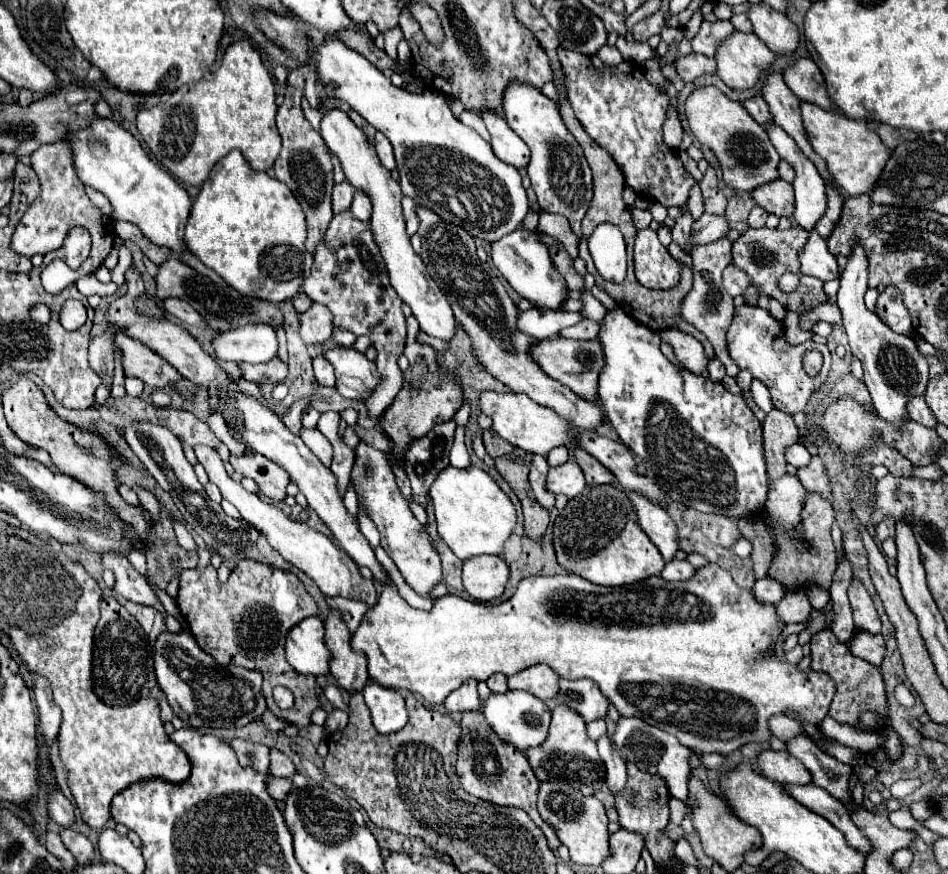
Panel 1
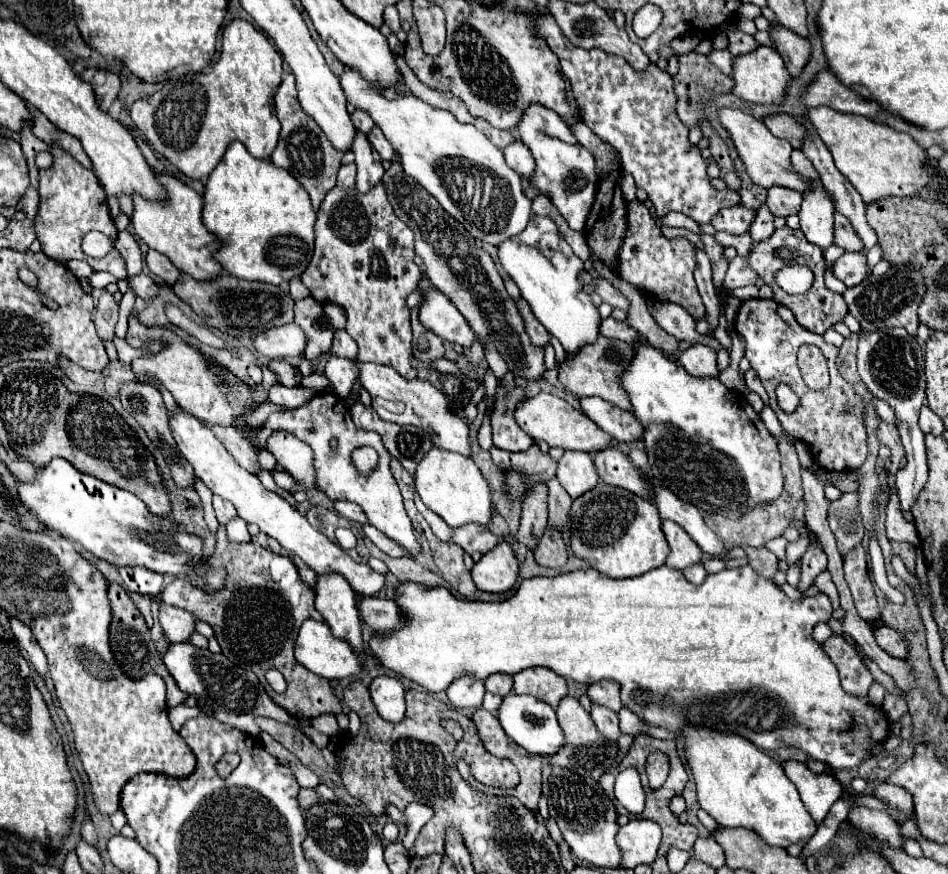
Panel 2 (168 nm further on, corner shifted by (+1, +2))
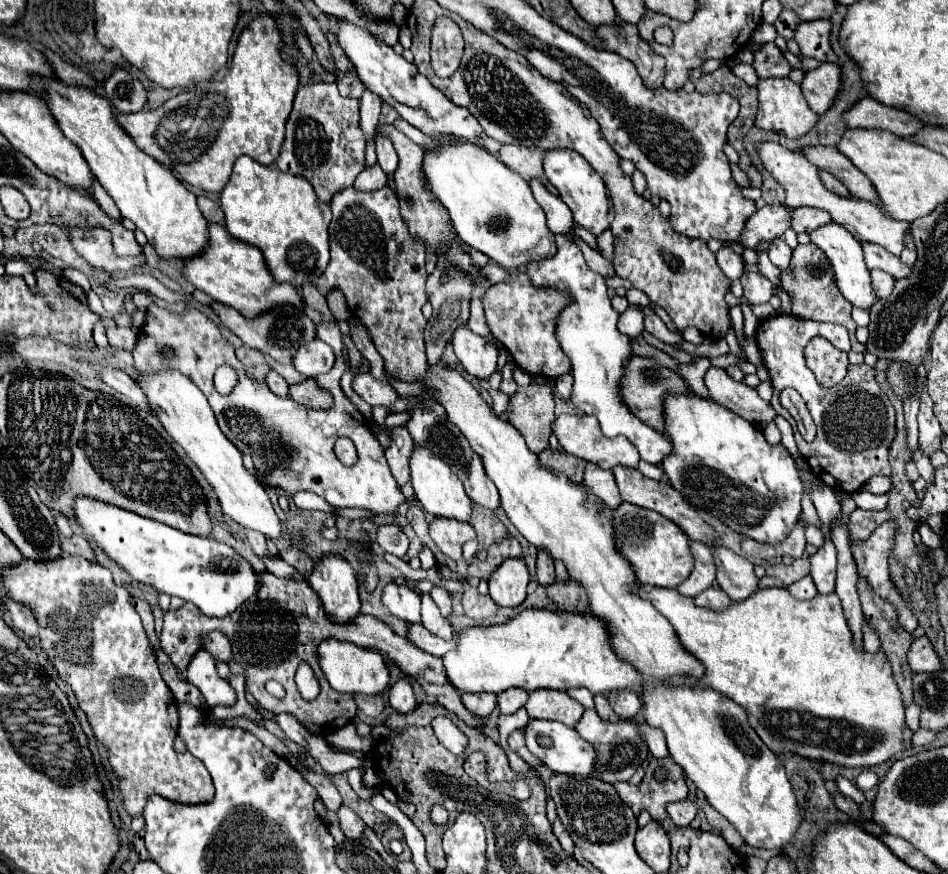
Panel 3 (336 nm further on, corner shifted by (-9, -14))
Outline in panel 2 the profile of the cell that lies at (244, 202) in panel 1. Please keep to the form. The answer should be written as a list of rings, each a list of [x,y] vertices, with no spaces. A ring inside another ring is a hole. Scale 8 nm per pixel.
[[[232,142],[224,158],[210,172],[210,178],[206,182],[206,192],[204,192],[202,220],[212,234],[224,240],[222,248],[216,254],[216,260],[222,264],[222,268],[228,274],[236,278],[258,280],[258,282],[268,282],[278,286],[282,282],[288,282],[294,276],[300,276],[310,264],[310,256],[314,252],[316,212],[310,204],[306,190],[298,184],[294,176],[290,176],[290,172],[274,166],[268,160],[254,158],[240,142]]]

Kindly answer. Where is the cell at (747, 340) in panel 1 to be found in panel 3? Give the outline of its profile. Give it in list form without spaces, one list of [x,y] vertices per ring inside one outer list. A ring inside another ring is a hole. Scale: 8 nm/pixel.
[[[778,314],[762,320],[756,330],[756,342],[760,348],[760,354],[764,358],[764,366],[770,372],[770,380],[774,386],[774,396],[770,400],[772,408],[784,416],[792,428],[796,428],[794,418],[780,406],[778,396],[780,392],[790,386],[800,392],[804,398],[816,426],[816,438],[806,444],[802,436],[794,430],[794,438],[798,444],[800,454],[812,468],[812,472],[830,488],[842,490],[842,492],[856,492],[866,480],[870,480],[876,474],[890,474],[888,466],[888,448],[894,440],[894,408],[882,392],[882,388],[874,380],[874,368],[866,364],[856,364],[848,366],[846,380],[842,380],[840,386],[836,388],[820,388],[814,374],[804,362],[804,348],[814,336],[824,336],[830,338],[830,342],[844,350],[850,352],[850,338],[848,330],[838,324],[820,324],[812,320],[802,320],[790,314]],[[868,394],[868,396],[862,396]],[[834,406],[836,408],[830,408]]]

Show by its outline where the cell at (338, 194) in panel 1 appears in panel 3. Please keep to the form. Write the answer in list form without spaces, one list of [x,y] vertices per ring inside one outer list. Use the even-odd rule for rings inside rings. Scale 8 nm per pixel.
[[[374,164],[372,168],[366,168],[360,172],[360,176],[354,182],[354,188],[362,192],[370,192],[370,190],[384,188],[386,184],[388,184],[388,176],[384,176],[384,170],[378,164]]]

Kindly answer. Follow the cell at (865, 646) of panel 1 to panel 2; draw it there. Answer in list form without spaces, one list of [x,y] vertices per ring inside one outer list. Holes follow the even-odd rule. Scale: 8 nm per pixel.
[[[880,626],[876,632],[876,642],[882,650],[886,650],[894,658],[908,658],[908,642],[904,640],[904,634],[890,628],[890,626]]]

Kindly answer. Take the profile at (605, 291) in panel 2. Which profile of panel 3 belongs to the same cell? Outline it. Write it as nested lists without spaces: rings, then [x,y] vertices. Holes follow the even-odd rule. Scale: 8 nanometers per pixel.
[[[638,306],[638,308],[640,308],[640,312],[644,314],[644,330],[646,330],[646,332],[654,334],[658,340],[662,340],[662,342],[666,342],[666,344],[680,344],[680,342],[682,342],[680,334],[678,334],[678,332],[670,332],[670,330],[666,328],[666,324],[656,316],[654,310],[650,310],[648,306]]]

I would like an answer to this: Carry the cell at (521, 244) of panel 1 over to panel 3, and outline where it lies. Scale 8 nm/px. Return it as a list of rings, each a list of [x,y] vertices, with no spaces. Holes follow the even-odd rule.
[[[554,234],[556,248],[558,252],[552,258],[538,260],[526,264],[526,274],[530,282],[544,290],[552,288],[570,298],[570,302],[560,310],[556,318],[556,338],[564,350],[564,354],[572,362],[572,376],[574,376],[574,390],[570,400],[574,402],[576,408],[580,408],[584,414],[596,416],[600,430],[604,436],[614,438],[614,436],[624,436],[628,438],[640,452],[640,458],[650,464],[660,464],[664,456],[670,452],[670,444],[664,434],[652,430],[650,426],[642,424],[634,416],[630,416],[628,408],[624,408],[618,392],[618,382],[622,376],[622,368],[632,356],[628,336],[620,334],[616,328],[618,314],[610,306],[610,300],[606,296],[606,286],[600,274],[592,272],[586,262],[582,252],[566,240],[566,236]]]

